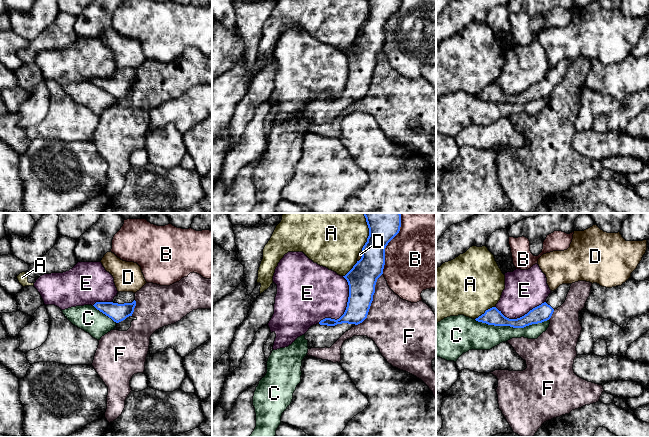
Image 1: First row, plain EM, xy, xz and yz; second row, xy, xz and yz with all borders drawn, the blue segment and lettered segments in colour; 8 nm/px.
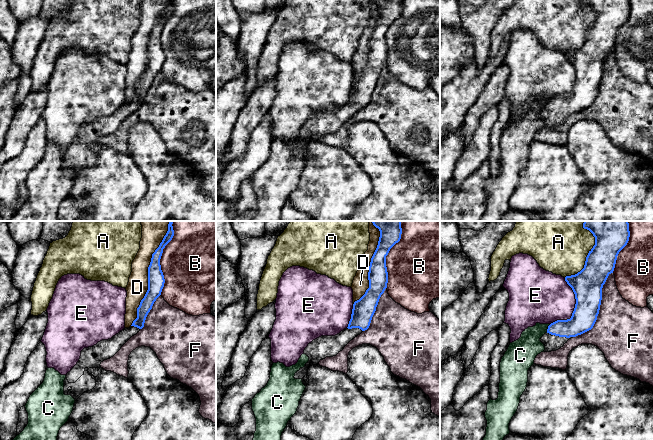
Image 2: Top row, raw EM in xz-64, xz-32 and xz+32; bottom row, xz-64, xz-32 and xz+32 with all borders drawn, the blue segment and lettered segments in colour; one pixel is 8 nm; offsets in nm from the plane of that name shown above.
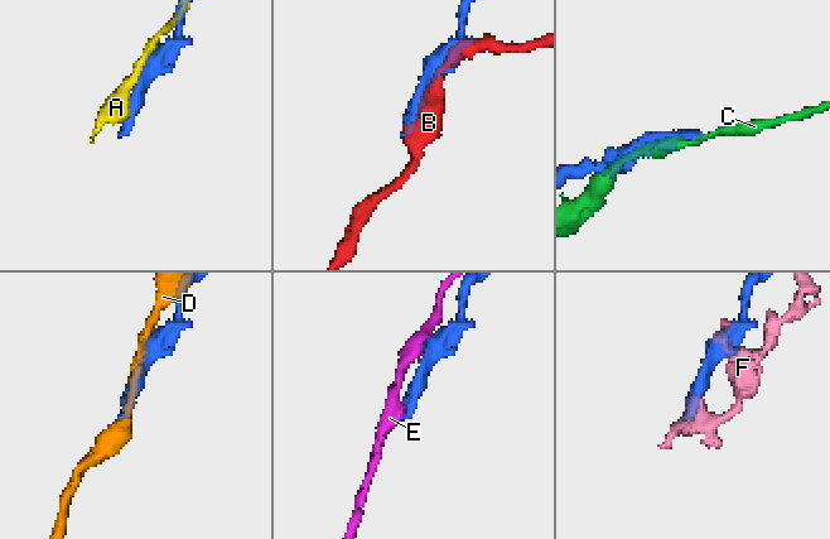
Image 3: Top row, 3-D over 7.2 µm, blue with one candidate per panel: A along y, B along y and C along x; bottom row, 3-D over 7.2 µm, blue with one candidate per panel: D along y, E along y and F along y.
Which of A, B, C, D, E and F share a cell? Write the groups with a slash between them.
A / B / C / D / E / F

